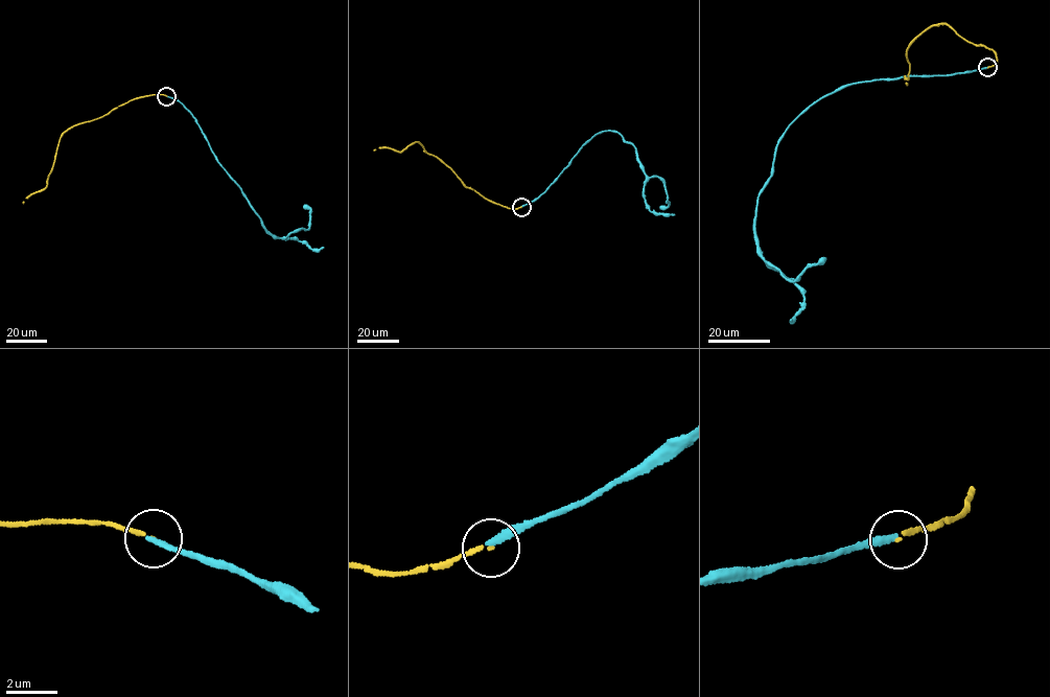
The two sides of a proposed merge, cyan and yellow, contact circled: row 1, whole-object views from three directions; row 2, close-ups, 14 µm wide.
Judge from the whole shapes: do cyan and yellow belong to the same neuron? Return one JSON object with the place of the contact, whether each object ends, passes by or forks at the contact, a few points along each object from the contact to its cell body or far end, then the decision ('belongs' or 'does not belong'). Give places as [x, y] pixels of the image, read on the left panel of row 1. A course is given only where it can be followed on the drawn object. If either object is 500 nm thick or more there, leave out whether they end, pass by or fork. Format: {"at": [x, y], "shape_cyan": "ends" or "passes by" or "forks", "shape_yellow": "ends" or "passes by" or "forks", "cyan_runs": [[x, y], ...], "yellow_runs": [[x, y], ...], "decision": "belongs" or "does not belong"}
{"at": [166, 96], "shape_cyan": "ends", "shape_yellow": "ends", "cyan_runs": [[166, 96], [191, 114], [267, 232], [282, 238], [307, 229], [310, 211], [304, 205]], "yellow_runs": [[166, 96], [141, 96], [98, 118], [72, 125], [61, 136], [46, 186], [23, 203]], "decision": "does not belong"}

